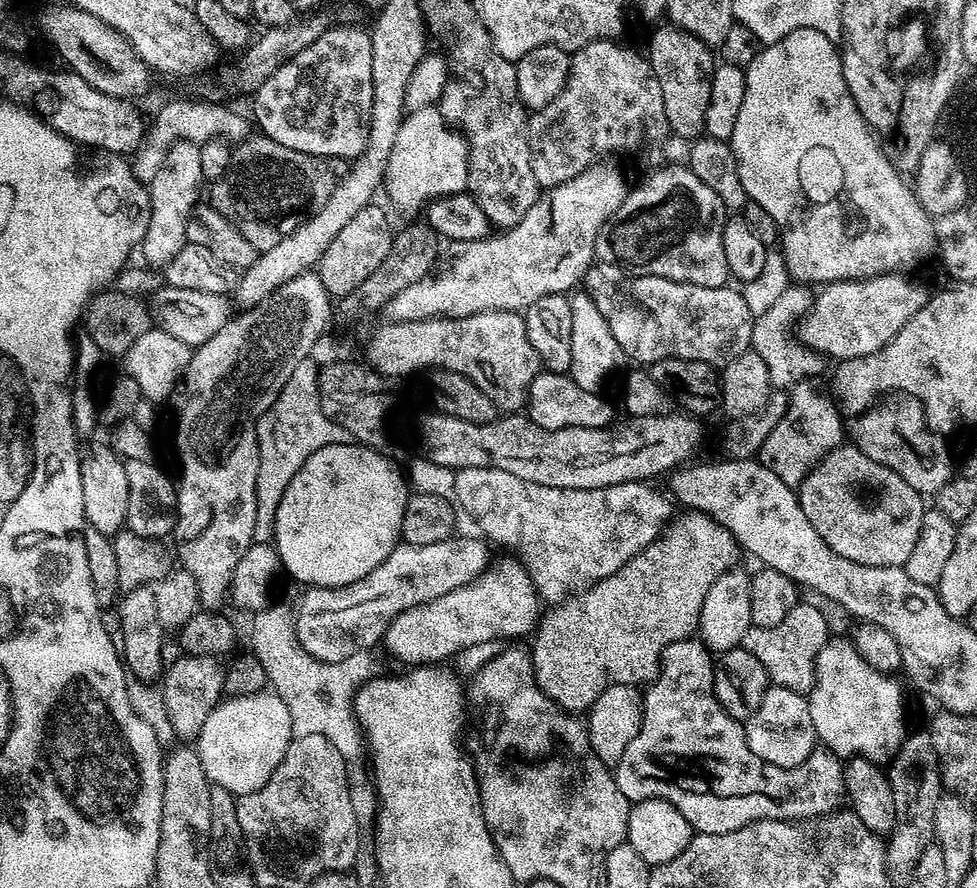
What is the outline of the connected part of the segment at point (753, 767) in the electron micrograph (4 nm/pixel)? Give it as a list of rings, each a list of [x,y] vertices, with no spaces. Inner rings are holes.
[[[689,638],[678,642],[670,642],[670,646],[666,646],[660,672],[656,675],[655,680],[647,685],[646,691],[643,693],[644,717],[640,723],[638,734],[634,738],[634,742],[630,742],[630,746],[626,746],[626,754],[622,754],[620,761],[614,765],[614,775],[618,782],[618,788],[622,790],[625,798],[630,802],[638,800],[665,800],[670,802],[670,806],[677,808],[682,814],[682,818],[686,818],[686,822],[690,822],[693,830],[697,833],[705,832],[706,834],[726,834],[747,824],[753,824],[755,820],[813,820],[816,816],[826,816],[830,812],[837,811],[845,803],[844,764],[841,757],[834,755],[829,748],[817,746],[810,754],[810,758],[806,758],[806,762],[802,762],[796,768],[783,768],[782,766],[774,766],[770,762],[762,762],[762,758],[758,758],[758,754],[754,754],[754,750],[748,748],[748,743],[744,737],[743,723],[730,718],[730,714],[726,714],[726,710],[722,710],[722,706],[712,689],[713,686],[714,656],[702,639]]]

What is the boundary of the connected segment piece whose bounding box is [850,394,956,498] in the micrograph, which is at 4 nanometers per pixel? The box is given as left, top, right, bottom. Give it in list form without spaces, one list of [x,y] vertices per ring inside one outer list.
[[[907,394],[899,397],[897,404],[876,402],[867,411],[851,421],[850,440],[866,458],[874,458],[874,462],[882,462],[882,466],[890,466],[914,490],[918,490],[925,498],[935,497],[936,492],[954,478],[956,470],[952,466],[952,452],[947,440],[935,427],[930,426],[925,405],[916,396]]]

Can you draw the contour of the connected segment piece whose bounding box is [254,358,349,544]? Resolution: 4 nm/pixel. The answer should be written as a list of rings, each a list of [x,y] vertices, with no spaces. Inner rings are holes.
[[[315,359],[303,360],[286,382],[284,389],[278,394],[274,406],[262,414],[256,423],[256,444],[260,448],[260,465],[256,479],[256,497],[258,498],[258,518],[254,526],[254,541],[258,544],[269,543],[276,531],[276,515],[278,502],[282,502],[282,494],[286,494],[286,486],[290,486],[290,478],[298,474],[298,470],[322,446],[342,444],[349,439],[347,430],[336,420],[332,420],[323,412],[320,405],[319,386],[317,384],[318,365]]]

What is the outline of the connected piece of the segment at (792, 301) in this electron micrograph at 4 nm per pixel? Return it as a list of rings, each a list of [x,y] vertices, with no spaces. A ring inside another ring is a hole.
[[[808,286],[792,287],[796,288],[786,289],[761,316],[759,313],[752,321],[752,348],[762,358],[762,362],[766,362],[766,370],[770,370],[772,383],[776,386],[791,386],[800,380],[811,380],[825,375],[825,357],[813,348],[808,348],[794,335],[798,321],[812,306],[813,289]]]

